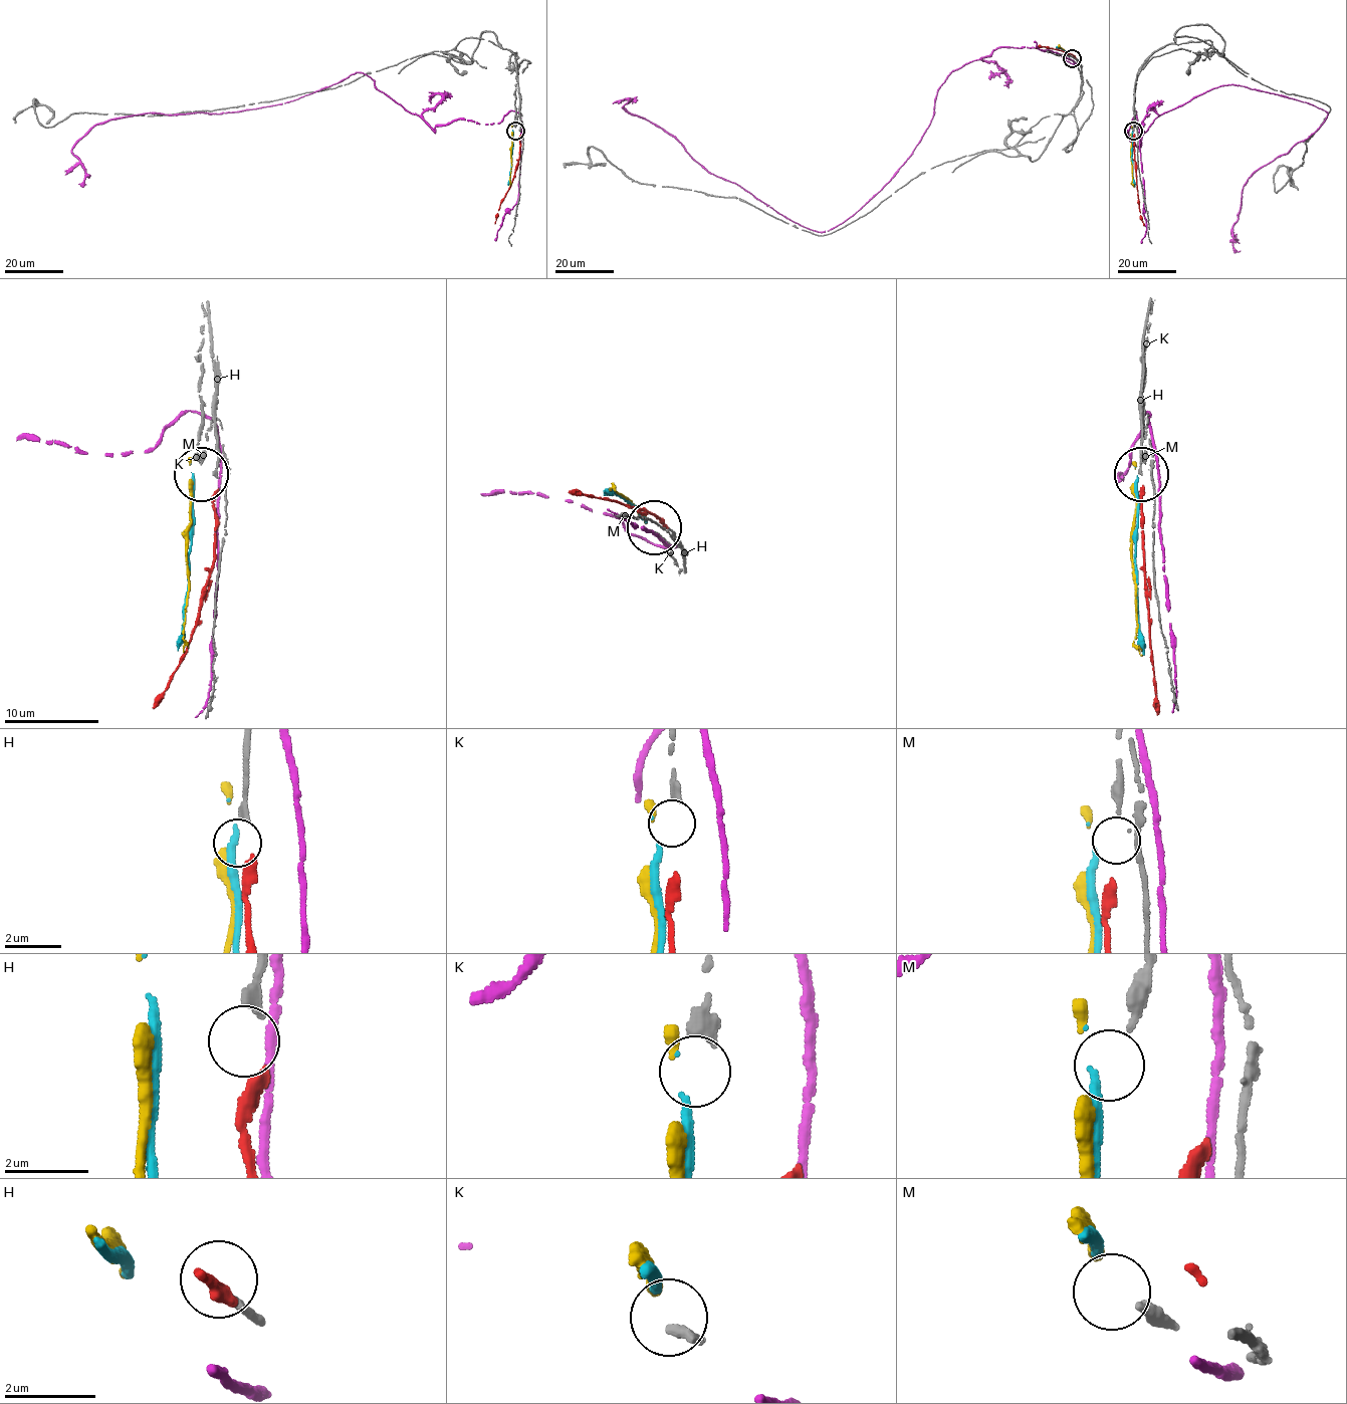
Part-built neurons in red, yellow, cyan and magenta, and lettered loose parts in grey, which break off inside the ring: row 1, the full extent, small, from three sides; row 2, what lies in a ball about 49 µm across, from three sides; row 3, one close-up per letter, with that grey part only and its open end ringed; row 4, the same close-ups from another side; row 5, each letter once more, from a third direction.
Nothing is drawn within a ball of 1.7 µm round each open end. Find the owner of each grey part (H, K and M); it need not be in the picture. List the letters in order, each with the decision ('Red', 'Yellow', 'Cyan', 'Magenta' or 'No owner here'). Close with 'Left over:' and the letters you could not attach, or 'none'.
H: Red
K: No owner here
M: No owner here
Left over: K, M

